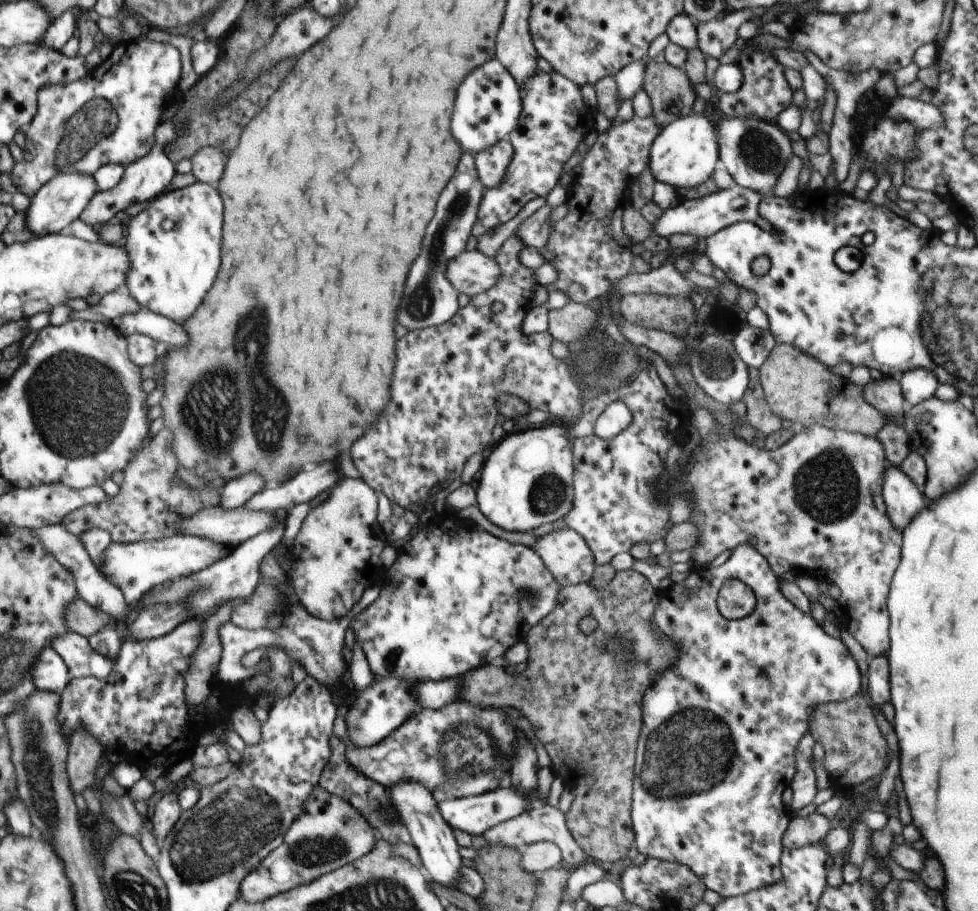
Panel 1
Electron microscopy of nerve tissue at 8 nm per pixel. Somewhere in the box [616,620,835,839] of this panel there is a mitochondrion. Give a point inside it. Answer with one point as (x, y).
(689, 751)

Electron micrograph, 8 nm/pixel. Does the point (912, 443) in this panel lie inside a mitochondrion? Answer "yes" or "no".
no

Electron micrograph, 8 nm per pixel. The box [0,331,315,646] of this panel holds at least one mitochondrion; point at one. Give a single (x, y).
(66, 390)

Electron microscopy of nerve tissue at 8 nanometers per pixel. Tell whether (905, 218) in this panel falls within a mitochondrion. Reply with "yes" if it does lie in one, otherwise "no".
no

